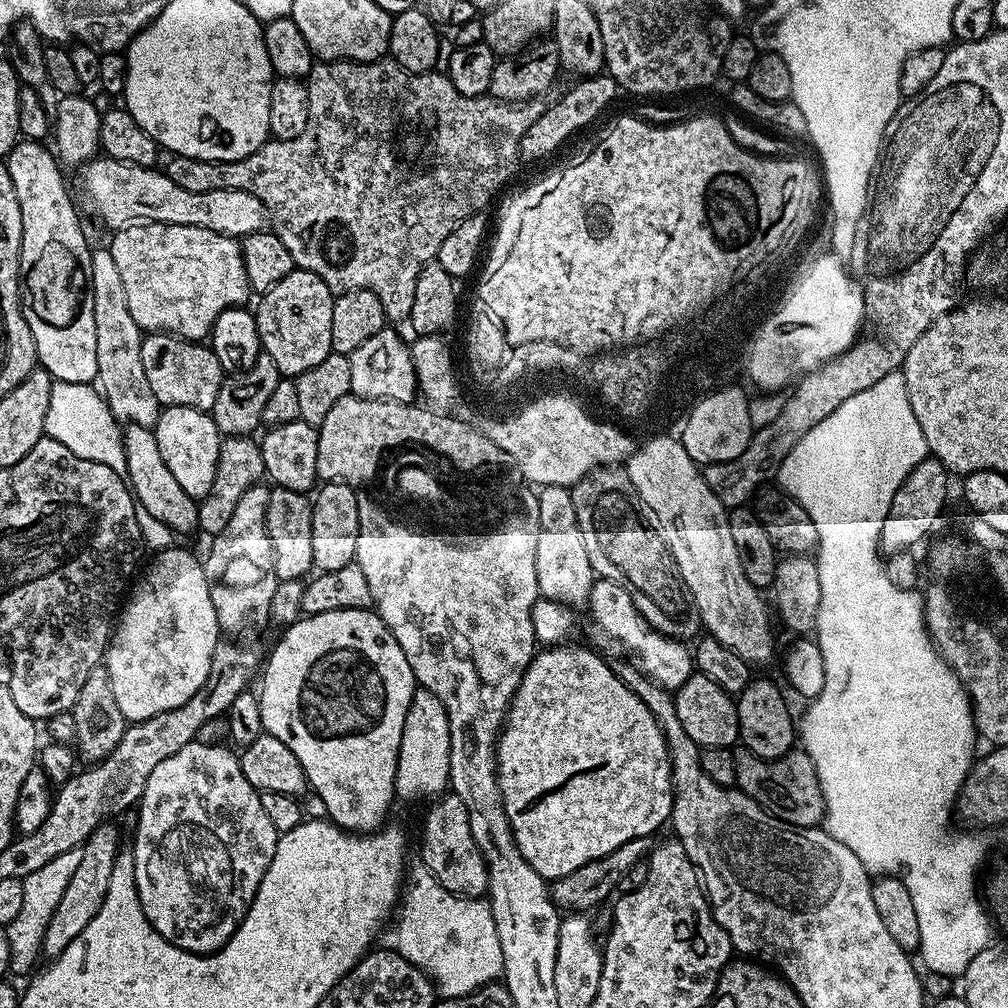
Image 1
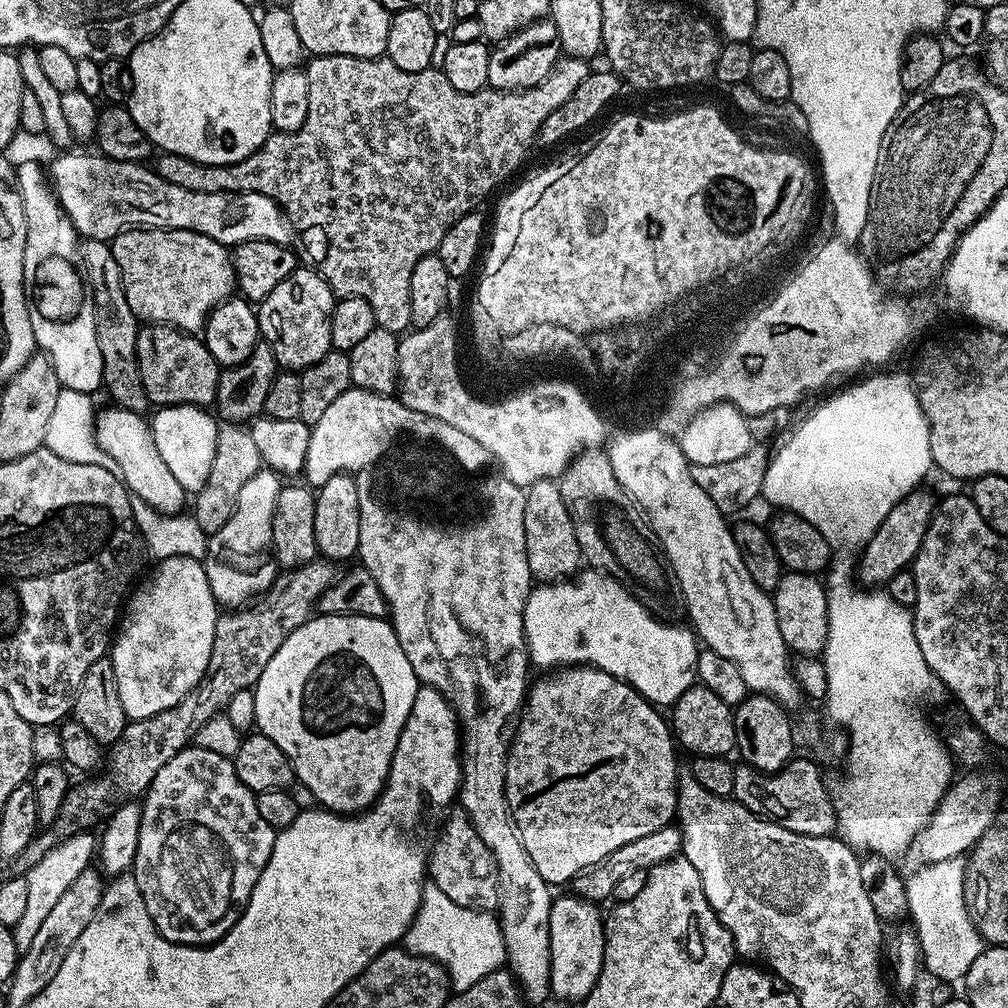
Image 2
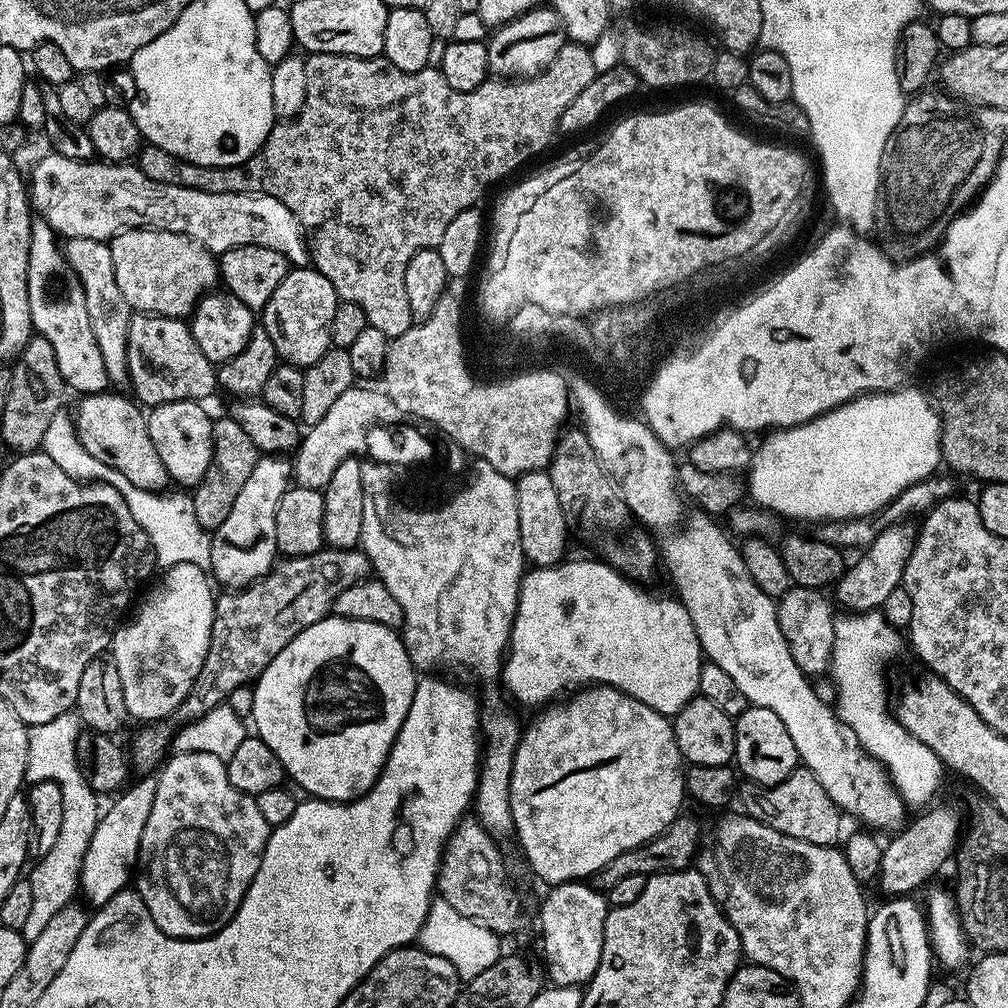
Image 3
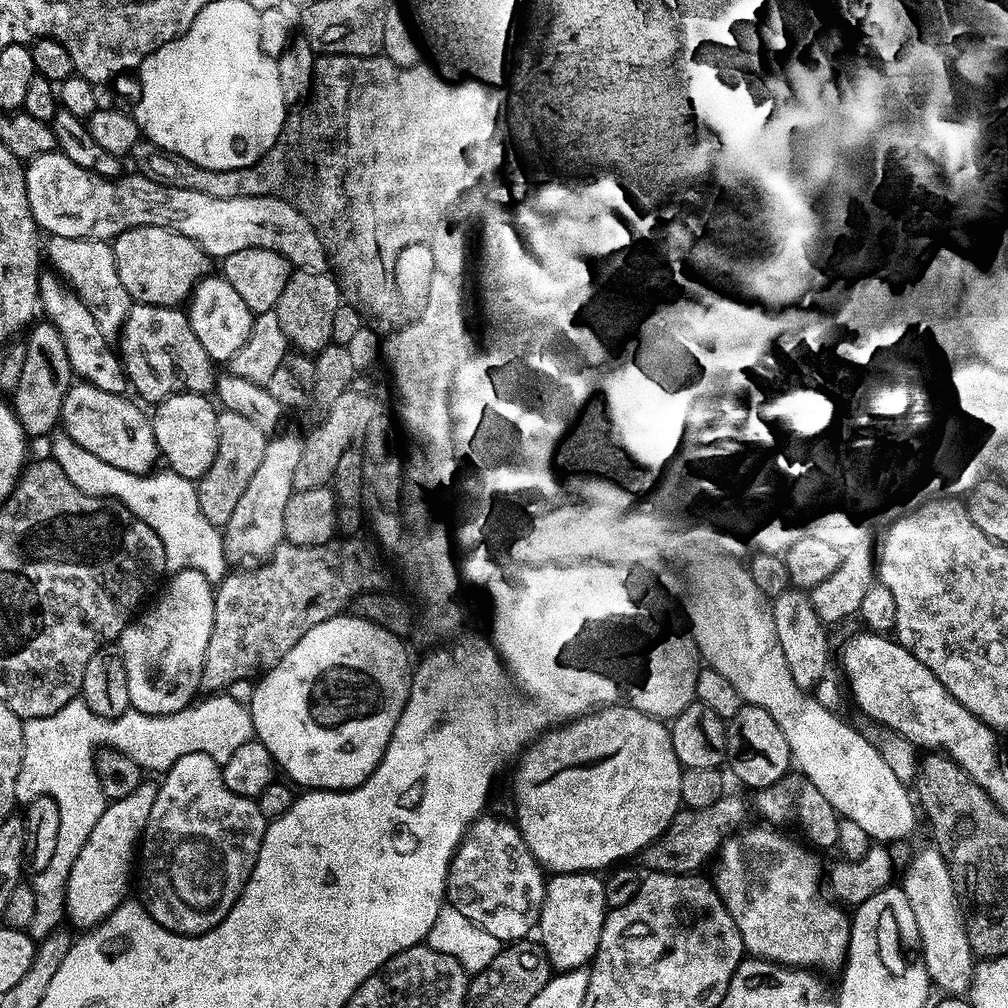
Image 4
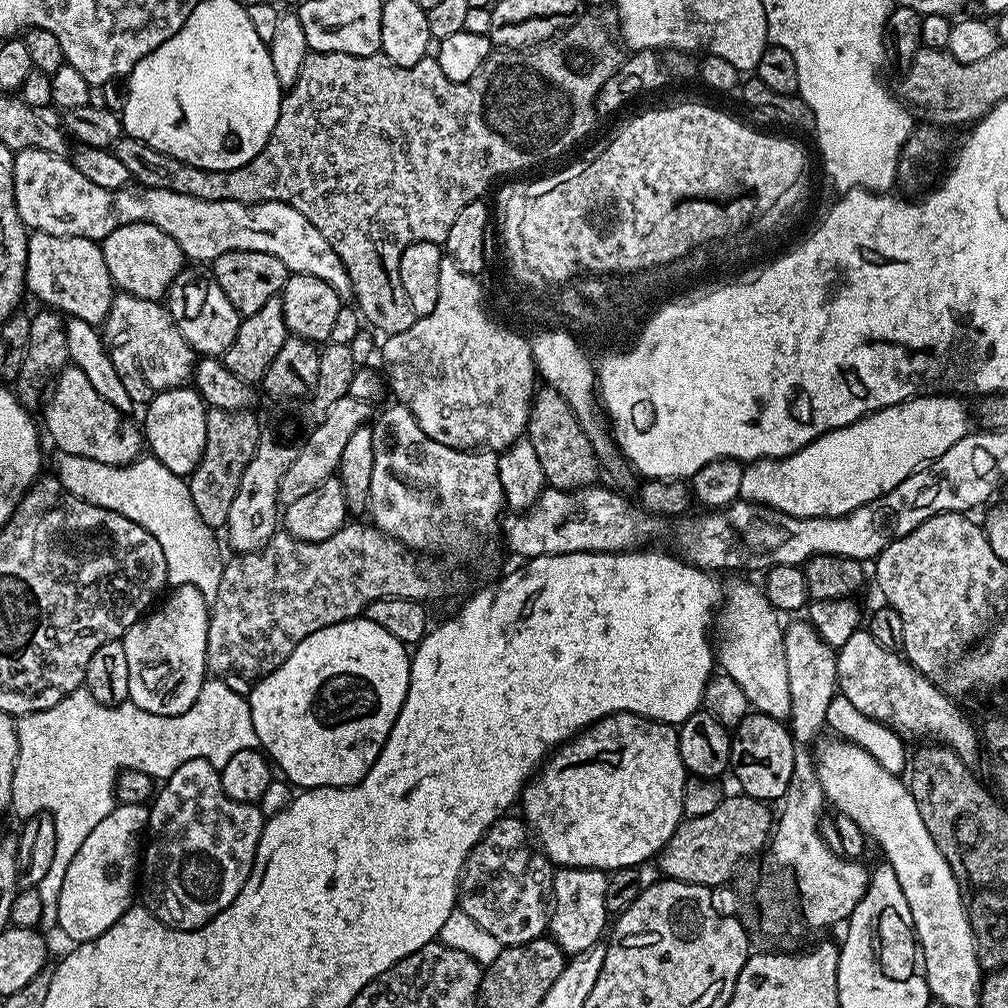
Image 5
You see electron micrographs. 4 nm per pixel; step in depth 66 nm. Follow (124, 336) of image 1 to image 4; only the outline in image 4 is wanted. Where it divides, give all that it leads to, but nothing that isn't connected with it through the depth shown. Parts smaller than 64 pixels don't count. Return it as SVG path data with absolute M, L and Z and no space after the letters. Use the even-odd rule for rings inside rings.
M48 236L48 260L61 280L69 285L73 292L83 300L90 310L98 330L108 342L115 341L124 330L128 311L134 303L126 286L118 278L111 243L107 240L87 240L86 238L62 238Z

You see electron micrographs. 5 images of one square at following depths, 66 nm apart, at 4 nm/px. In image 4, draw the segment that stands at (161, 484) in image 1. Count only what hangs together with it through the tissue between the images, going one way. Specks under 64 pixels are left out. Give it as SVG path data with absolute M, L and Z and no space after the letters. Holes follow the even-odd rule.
M78 382L68 387L60 420L68 420L66 435L69 439L96 458L101 458L102 462L130 476L146 474L156 466L154 464L160 455L151 419L146 412L144 414L140 408L142 406L136 404L121 393L104 391L87 382Z

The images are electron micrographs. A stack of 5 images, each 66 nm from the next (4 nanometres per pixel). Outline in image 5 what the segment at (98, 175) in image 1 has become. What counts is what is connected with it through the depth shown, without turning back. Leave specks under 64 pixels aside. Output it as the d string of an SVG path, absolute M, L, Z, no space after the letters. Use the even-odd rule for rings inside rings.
M37 148L19 149L12 157L12 177L14 178L14 202L24 227L32 232L45 232L59 236L77 236L103 242L118 226L127 224L149 224L158 226L183 250L185 257L192 262L211 262L227 252L261 252L274 254L278 262L286 265L289 273L302 276L322 278L322 282L330 282L334 290L342 298L352 296L352 283L346 274L346 266L342 266L342 258L334 254L334 246L318 234L318 226L314 226L294 206L283 204L277 200L267 200L261 204L243 204L233 200L203 200L190 194L178 194L174 190L161 188L145 188L129 186L114 190L105 190L94 182L82 178L73 166L71 159L55 156Z

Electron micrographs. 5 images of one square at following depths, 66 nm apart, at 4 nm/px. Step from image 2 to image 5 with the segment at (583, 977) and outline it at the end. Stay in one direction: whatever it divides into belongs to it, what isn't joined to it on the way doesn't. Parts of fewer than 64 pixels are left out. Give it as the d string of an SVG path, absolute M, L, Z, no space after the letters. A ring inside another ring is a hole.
M560 868L553 875L550 936L565 954L589 952L605 939L610 924L610 913L606 910L607 885L608 876L598 868Z

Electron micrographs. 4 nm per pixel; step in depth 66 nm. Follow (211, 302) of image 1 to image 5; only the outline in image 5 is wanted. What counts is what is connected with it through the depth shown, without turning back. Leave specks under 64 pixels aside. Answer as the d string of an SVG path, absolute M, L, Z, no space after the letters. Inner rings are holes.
M127 224L118 226L102 242L106 270L110 270L113 285L121 292L138 298L163 301L172 287L174 278L186 267L183 250L158 226L149 224Z

